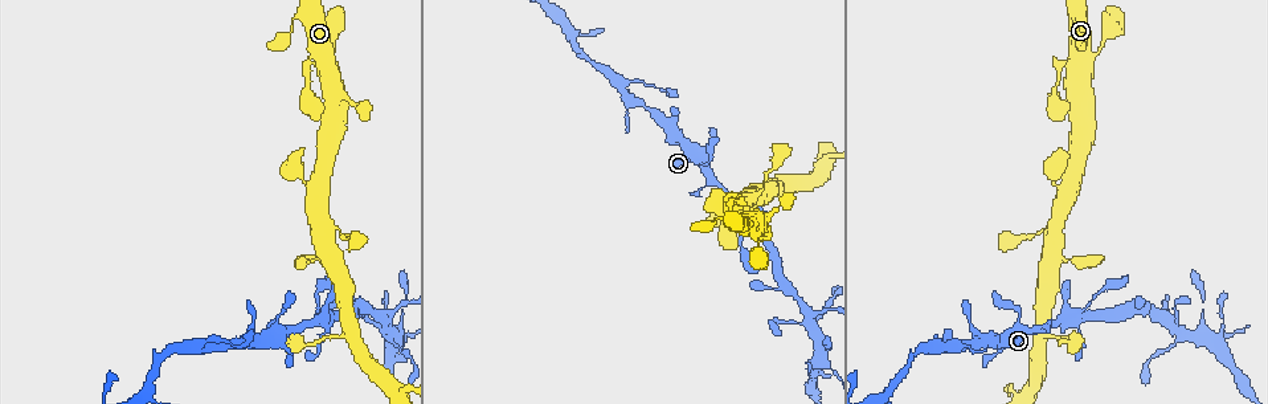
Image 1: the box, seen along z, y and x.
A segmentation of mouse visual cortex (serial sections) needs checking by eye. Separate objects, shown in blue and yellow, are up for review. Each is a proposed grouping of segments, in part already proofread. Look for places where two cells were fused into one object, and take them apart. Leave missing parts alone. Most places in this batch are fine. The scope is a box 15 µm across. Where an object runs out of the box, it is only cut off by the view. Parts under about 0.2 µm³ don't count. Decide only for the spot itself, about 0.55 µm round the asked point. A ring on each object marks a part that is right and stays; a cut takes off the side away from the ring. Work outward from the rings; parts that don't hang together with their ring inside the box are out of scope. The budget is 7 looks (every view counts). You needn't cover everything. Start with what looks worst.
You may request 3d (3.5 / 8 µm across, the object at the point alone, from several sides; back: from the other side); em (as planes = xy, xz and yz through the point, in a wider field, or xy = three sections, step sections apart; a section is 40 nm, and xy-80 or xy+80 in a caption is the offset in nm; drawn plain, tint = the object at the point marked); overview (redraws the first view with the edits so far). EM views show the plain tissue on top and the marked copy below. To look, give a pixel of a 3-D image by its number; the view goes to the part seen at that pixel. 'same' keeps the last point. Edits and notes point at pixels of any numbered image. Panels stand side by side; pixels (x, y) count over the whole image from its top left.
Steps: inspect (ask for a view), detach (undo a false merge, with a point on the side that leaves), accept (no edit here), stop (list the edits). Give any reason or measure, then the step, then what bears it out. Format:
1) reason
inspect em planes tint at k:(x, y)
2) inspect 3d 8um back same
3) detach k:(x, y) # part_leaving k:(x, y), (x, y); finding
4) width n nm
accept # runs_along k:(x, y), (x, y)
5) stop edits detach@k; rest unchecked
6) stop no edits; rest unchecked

thin arm on a thick one
inspect 3d 3.5um at 1:(345, 336)

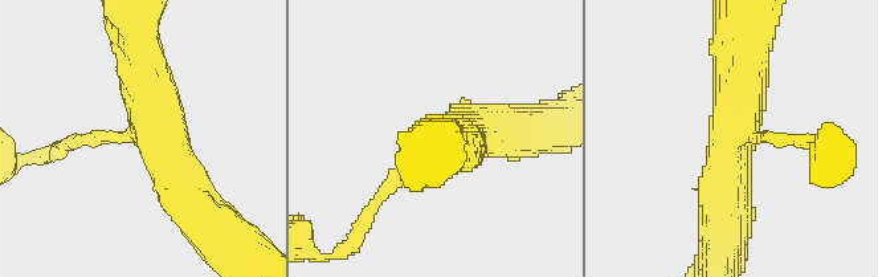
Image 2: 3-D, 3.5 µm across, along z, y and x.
arm_widths 200, 450, 600 nm
accept # runs_along 2:(135, 36), (155, 142), (188, 199); all the same cell

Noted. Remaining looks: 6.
sudden change in width
inspect 3d 3.5um at 1:(1070, 59)

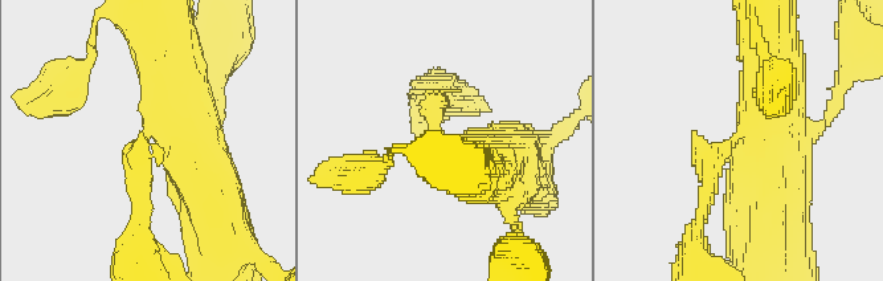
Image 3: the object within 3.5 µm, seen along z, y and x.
arm_widths 200, 600 nm; need the tissue
inspect em xy step 1 tint at 3:(738, 137)

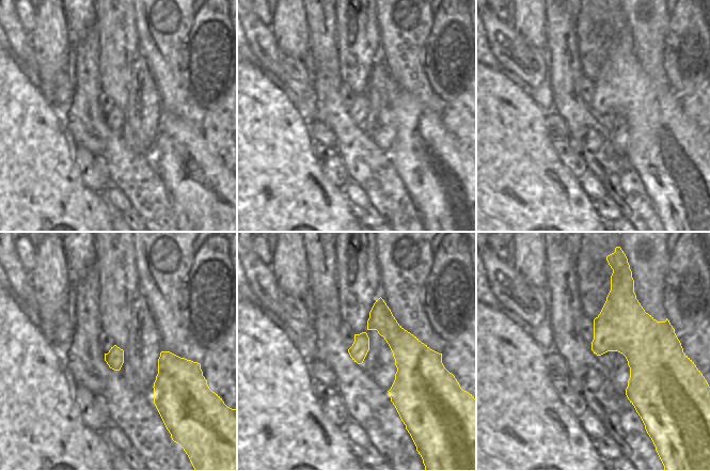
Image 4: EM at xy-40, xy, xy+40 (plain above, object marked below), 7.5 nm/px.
accept # runs_along 3:(771, 82), (703, 212); all the same cell

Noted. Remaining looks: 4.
small branch off a trunk
inspect 3d 3.5um at 1:(385, 318)

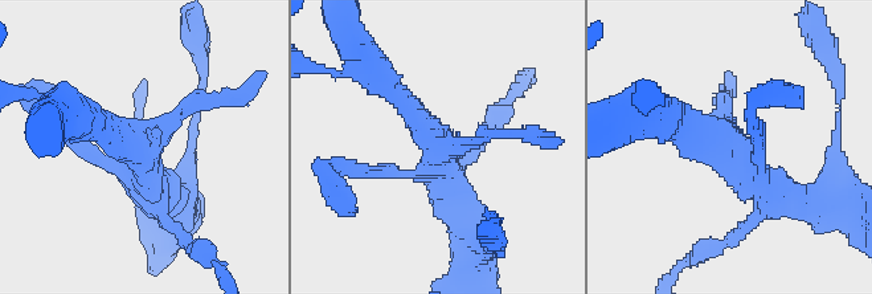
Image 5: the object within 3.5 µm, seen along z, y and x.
inspect em xy step 5 tint at 5:(147, 153)

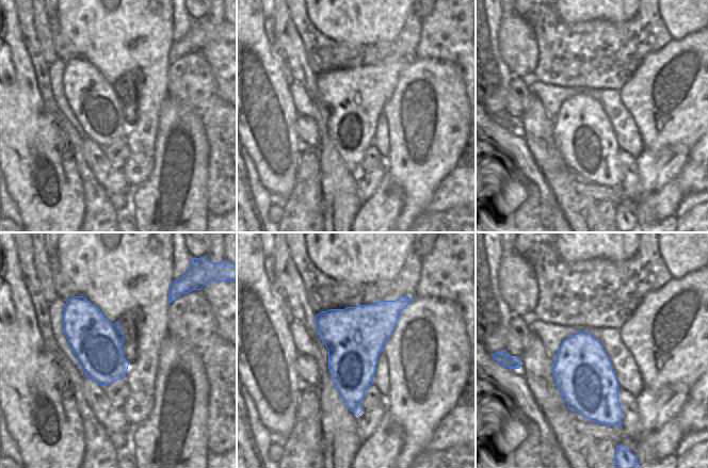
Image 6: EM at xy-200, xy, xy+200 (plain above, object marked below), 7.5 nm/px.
width 440 nm
accept # runs_along 5:(674, 126), (799, 203); one cell here

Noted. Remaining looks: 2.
stop no edits; rest unchecked

